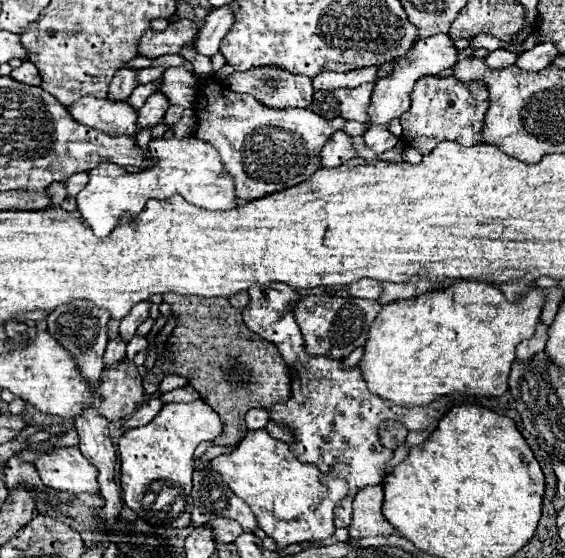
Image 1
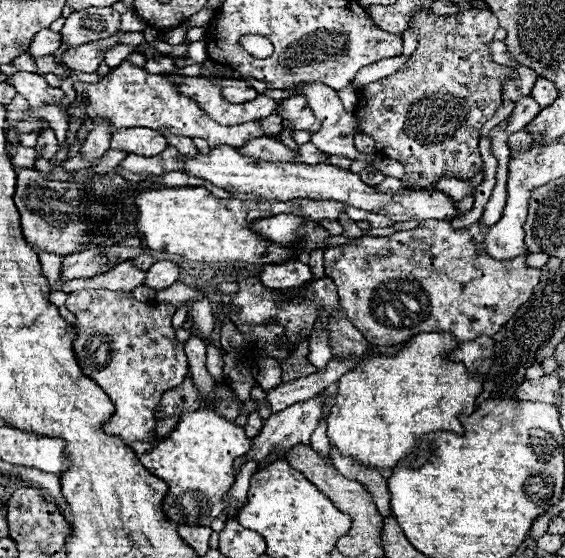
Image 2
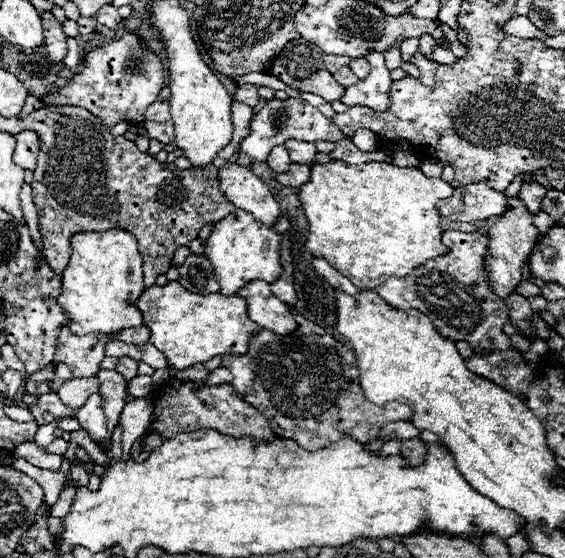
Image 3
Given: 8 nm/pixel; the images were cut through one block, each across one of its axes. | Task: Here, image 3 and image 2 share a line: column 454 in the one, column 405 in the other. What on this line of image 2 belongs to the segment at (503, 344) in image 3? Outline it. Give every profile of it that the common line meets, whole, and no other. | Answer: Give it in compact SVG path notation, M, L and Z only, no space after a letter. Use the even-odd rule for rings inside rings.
M422 220L412 230L392 236L364 234L352 244L332 246L324 254L326 276L334 280L346 318L372 346L394 346L420 332L452 332L460 342L476 336L494 336L532 296L540 270L526 266L526 256L514 260L490 260L482 240L488 228L474 224L466 232L454 232L444 220Z

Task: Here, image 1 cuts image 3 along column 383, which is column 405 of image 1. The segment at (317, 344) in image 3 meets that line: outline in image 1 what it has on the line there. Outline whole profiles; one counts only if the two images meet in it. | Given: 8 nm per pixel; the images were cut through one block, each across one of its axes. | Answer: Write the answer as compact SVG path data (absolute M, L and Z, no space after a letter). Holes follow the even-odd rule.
M290 286L280 288L250 288L250 302L242 310L246 326L260 334L262 338L276 344L284 362L292 374L290 400L274 404L270 408L270 420L286 426L294 434L290 450L300 462L316 464L322 472L334 474L348 482L348 496L342 498L334 508L336 528L348 528L352 520L352 500L356 492L368 484L380 484L386 476L386 464L392 458L392 450L384 448L380 442L380 424L394 420L404 424L410 432L432 432L436 430L440 418L454 406L470 402L470 396L448 394L428 406L398 406L392 400L384 400L366 388L360 366L344 368L342 360L330 356L310 356L306 352L304 338L294 318L294 308L300 302L300 294Z

